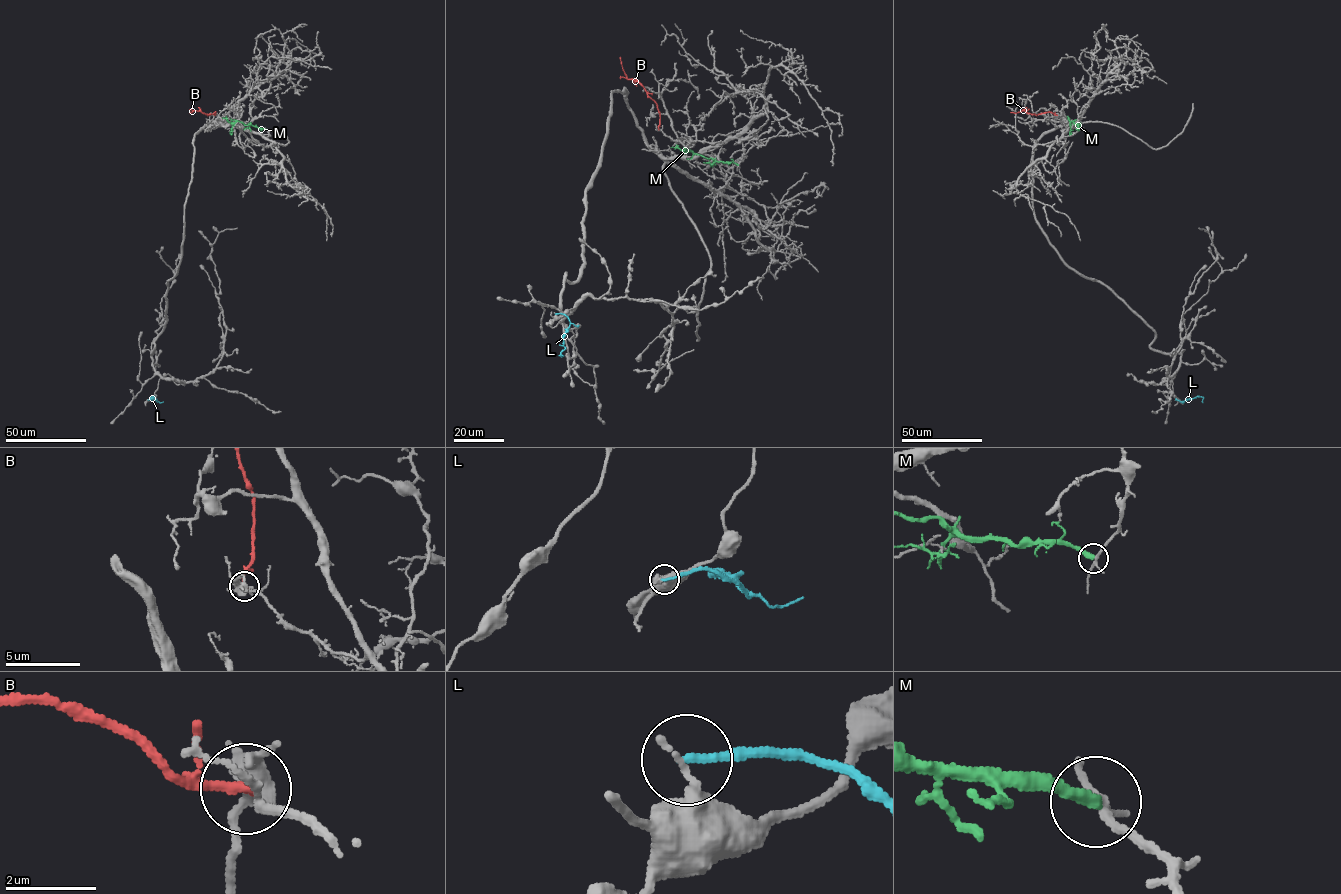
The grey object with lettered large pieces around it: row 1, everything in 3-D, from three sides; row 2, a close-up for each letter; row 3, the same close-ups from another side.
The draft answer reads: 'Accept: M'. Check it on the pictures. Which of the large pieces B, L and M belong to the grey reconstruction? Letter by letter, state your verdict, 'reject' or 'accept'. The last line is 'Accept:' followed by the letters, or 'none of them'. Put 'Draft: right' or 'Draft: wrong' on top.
Draft: wrong
B: reject
L: reject
M: reject
Accept: none of them

